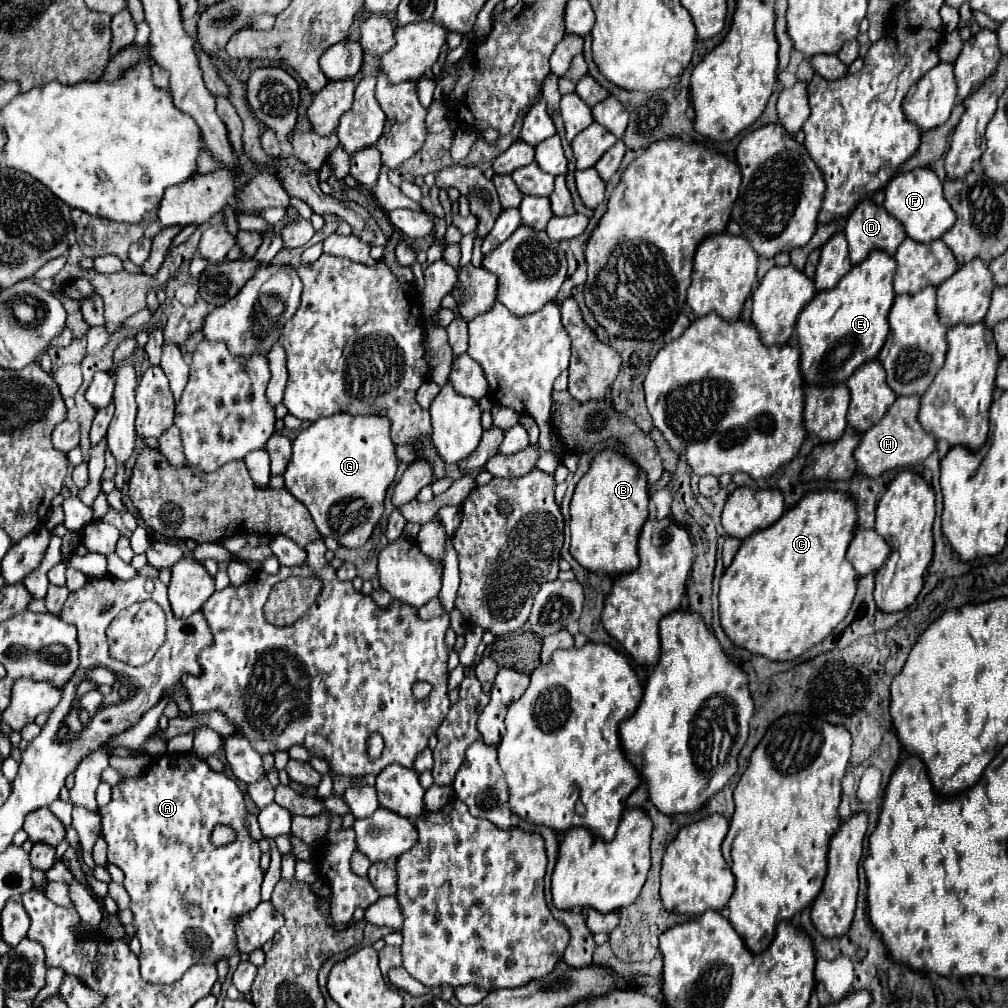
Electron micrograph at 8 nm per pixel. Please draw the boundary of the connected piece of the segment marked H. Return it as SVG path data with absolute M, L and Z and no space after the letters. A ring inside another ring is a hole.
M898 396L896 402L890 406L888 414L880 424L872 426L860 440L860 444L854 450L854 458L858 464L858 472L868 478L878 478L880 474L896 468L908 468L922 464L936 448L936 440L932 434L920 430L920 424L916 422L916 410L920 406L920 398L916 396Z

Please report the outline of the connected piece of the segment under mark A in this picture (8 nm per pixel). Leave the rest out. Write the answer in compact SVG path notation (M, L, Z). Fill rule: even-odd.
M194 752L176 754L176 758L170 756L170 754L164 754L164 756L154 758L150 762L150 766L140 776L130 778L130 780L122 780L116 786L112 786L112 800L104 808L100 808L100 812L102 812L102 836L108 842L108 862L114 862L116 866L122 868L122 872L124 872L124 888L130 894L130 910L134 914L134 928L136 928L136 936L142 942L142 952L140 952L142 978L146 982L152 982L152 984L174 982L190 966L194 966L198 962L200 964L216 964L220 958L230 958L236 952L236 918L242 918L246 912L250 912L252 908L256 908L262 902L260 888L262 888L262 880L264 880L264 872L262 872L262 866L260 866L260 854L262 852L258 848L258 842L250 836L248 826L246 826L248 810L246 810L246 804L244 804L244 792L242 792L240 784L236 780L232 780L226 772L216 772L202 756L198 756ZM218 824L230 826L238 834L238 838L234 842L230 842L230 844L214 846L210 842L210 836L212 836L212 830ZM188 902L198 904L204 910L204 916L192 916L190 918L188 912L186 912Z

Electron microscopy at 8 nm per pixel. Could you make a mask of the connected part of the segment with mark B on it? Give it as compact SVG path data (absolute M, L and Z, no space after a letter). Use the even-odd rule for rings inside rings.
M602 450L596 454L588 474L578 482L570 502L570 554L576 558L576 562L590 572L604 574L628 574L636 570L636 566L640 566L638 536L650 514L648 500L648 482L636 464L630 464L622 454L614 450Z

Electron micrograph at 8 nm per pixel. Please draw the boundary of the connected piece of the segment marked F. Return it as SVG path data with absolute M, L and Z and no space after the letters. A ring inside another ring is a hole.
M914 168L910 172L896 174L884 192L886 192L884 208L888 210L888 214L892 214L896 220L902 222L906 236L910 236L916 242L938 240L956 222L954 210L942 196L942 180L936 176L932 168Z

